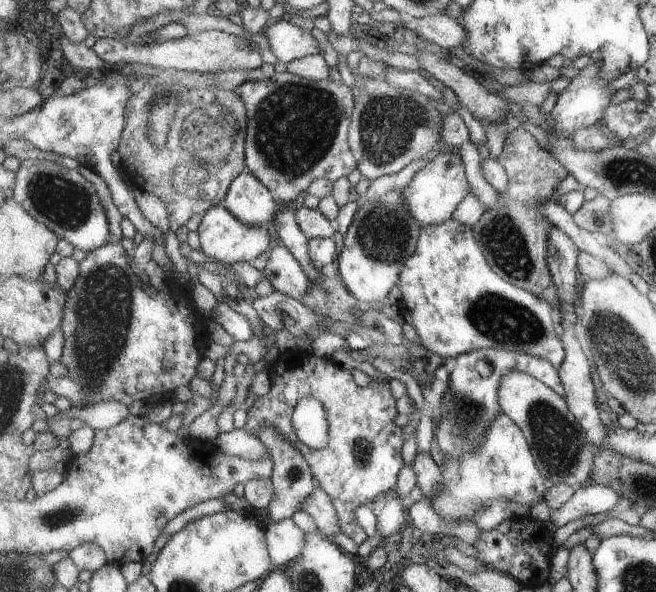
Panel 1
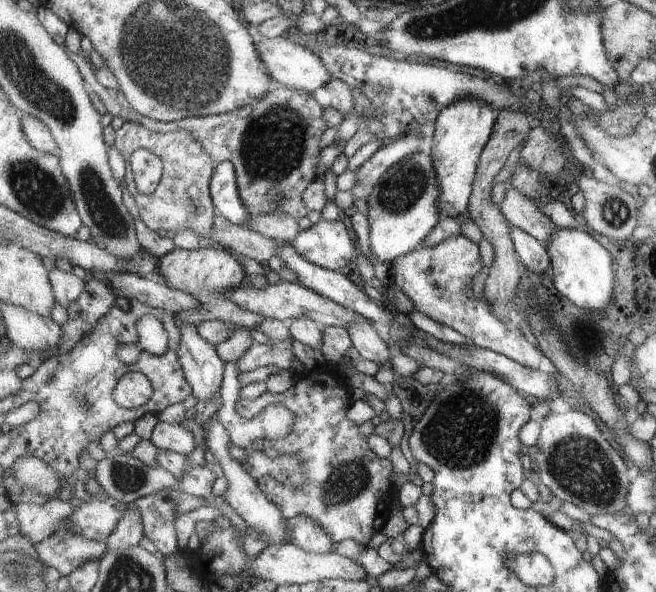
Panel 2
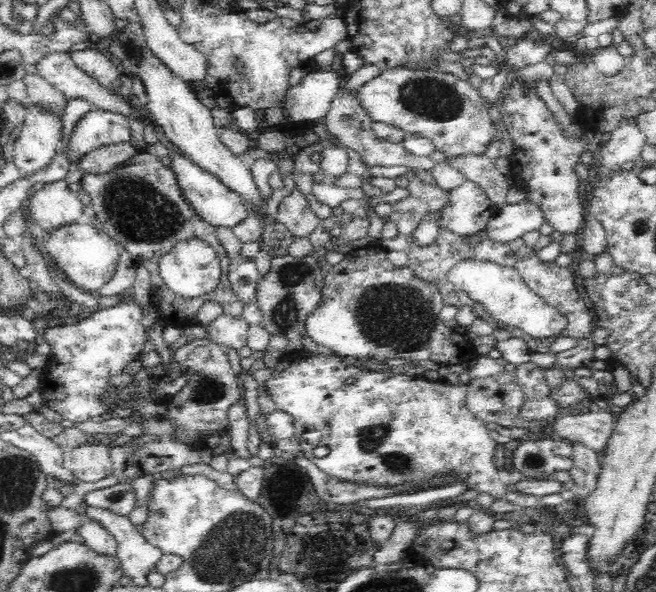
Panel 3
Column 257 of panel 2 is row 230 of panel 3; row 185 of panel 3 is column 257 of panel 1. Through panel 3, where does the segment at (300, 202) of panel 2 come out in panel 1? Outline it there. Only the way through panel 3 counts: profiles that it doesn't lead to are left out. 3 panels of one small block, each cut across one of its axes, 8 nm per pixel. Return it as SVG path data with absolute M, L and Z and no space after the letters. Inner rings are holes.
M286 70L282 74L277 72L265 81L243 84L236 91L248 106L247 171L271 190L280 205L291 204L303 192L308 193L309 186L318 179L335 182L343 176L350 176L351 172L358 169L349 143L352 115L357 100L354 87L349 88L341 81L333 82L331 78L321 81L307 80Z

